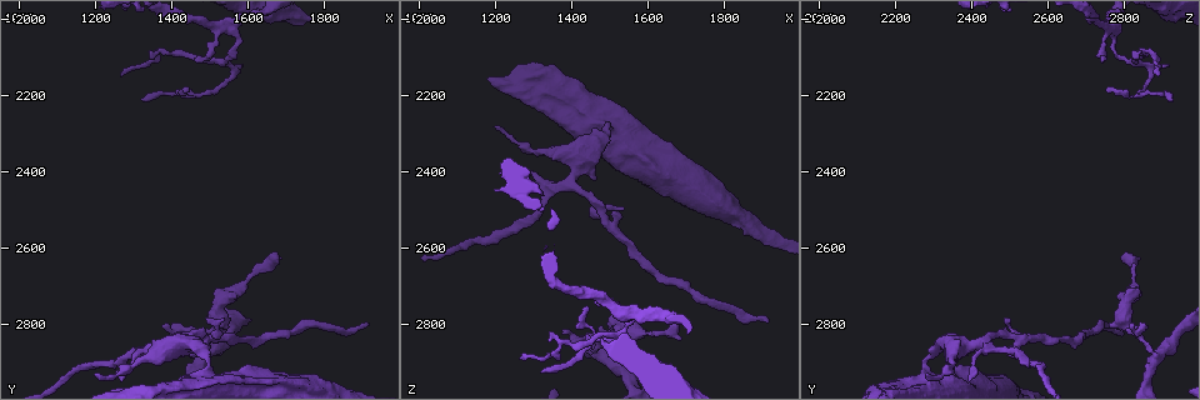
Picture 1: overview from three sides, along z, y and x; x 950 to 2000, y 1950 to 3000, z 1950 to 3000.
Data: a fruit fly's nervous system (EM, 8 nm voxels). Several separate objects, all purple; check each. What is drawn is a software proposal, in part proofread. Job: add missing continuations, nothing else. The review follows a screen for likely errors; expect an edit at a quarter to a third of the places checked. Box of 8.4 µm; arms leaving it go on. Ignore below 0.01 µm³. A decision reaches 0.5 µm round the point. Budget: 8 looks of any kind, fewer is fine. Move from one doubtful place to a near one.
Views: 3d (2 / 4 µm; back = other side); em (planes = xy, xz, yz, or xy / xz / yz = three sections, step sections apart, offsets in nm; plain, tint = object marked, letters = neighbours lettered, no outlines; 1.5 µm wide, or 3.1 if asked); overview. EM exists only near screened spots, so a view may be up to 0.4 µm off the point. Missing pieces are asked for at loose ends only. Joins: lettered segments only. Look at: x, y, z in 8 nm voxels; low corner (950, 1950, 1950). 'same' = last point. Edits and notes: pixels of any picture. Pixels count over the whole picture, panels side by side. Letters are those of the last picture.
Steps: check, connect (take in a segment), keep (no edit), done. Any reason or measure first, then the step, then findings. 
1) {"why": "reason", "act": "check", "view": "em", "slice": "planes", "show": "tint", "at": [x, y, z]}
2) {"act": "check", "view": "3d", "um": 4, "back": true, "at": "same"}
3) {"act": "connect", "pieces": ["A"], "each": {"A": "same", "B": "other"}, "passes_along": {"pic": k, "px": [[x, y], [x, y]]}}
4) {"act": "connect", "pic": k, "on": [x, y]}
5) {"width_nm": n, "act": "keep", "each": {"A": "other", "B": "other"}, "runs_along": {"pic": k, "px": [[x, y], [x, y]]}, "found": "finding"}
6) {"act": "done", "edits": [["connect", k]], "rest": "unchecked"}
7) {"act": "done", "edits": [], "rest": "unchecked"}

{"why": "branch stops here", "act": "check", "view": "em", "slice": "planes", "show": "plain", "at": [1460, 2110, 2750]}

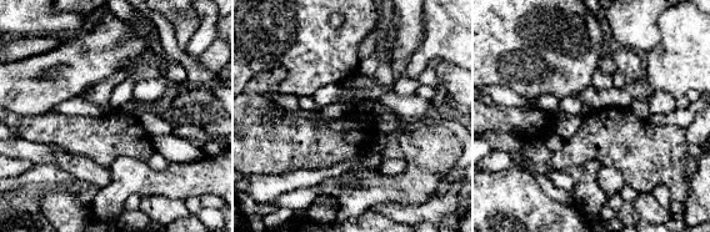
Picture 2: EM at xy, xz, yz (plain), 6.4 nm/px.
{"why": "see the neighbours", "act": "check", "view": "em", "slice": "planes", "show": "letters", "at": "same"}

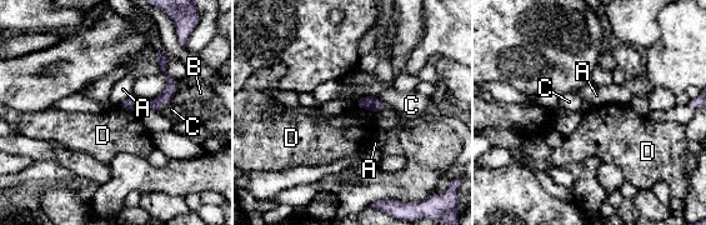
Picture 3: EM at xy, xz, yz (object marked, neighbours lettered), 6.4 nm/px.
{"act": "keep", "each": {"A": "other", "B": "other", "C": "other", "D": "other"}, "border": {"pic": 3, "px": [[355, 104], [374, 113]]}, "found": "no lettered segment goes on from it"}

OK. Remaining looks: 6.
{"act": "check", "view": "em", "slice": "planes", "show": "letters", "at": [1375, 2810, 2815]}

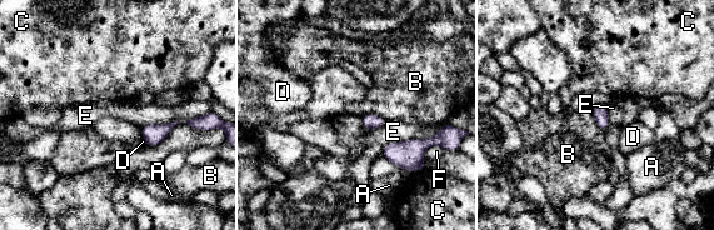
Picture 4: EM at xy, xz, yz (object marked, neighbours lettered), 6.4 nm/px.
{"width_nm": 100, "longest_contact_nm": ["E", 420], "act": "keep", "each": {"A": "other", "B": "other", "C": "other", "D": "other", "E": "other", "F": "other"}, "found": "none of them fits"}

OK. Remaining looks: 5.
{"act": "check", "view": "3d", "um": 2, "at": [1195, 2935, 2280]}

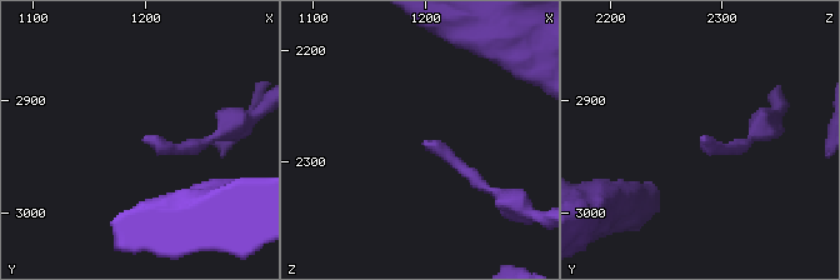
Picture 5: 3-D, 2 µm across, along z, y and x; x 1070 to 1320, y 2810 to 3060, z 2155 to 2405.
{"why": "now the EM", "act": "check", "view": "em", "slice": "planes", "show": "letters", "at": [1198, 2932, 2282]}

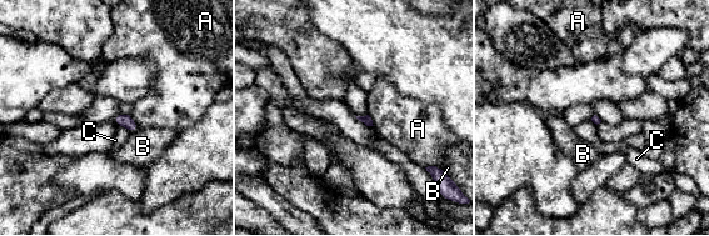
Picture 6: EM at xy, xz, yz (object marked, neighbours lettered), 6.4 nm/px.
{"act": "keep", "each": {"A": "other", "B": "other", "C": "other"}, "border": {"pic": 6, "px": [[116, 122], [130, 132]]}, "found": "no lettered segment goes on from it"}

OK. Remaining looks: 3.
{"act": "done", "edits": [], "rest": "unchecked"}

